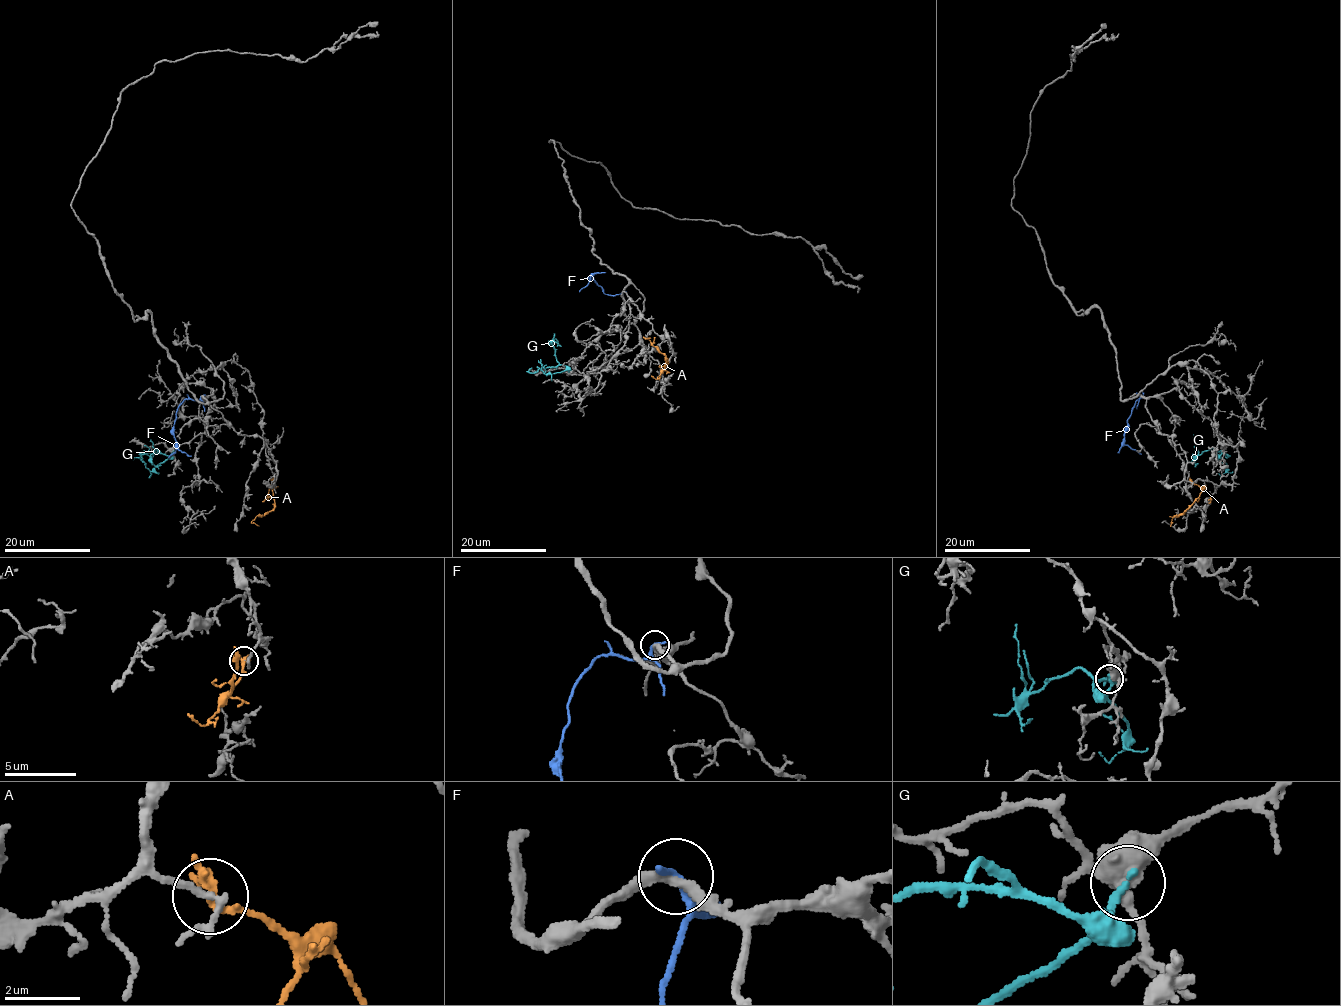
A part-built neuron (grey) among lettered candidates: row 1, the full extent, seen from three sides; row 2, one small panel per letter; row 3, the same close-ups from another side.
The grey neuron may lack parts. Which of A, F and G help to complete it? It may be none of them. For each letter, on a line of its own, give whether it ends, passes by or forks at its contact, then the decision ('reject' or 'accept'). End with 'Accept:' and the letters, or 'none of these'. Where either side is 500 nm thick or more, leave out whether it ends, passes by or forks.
A: it ends; accept
F: it ends; reject
G: it ends; reject
Accept: A

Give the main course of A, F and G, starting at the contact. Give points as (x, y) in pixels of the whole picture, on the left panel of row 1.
A: (273, 481), (273, 508), (252, 521), (258, 526)
F: (202, 396), (195, 400), (185, 399), (179, 405), (174, 423), (176, 450), (169, 457)
G: (172, 451), (166, 456), (157, 450), (151, 456), (154, 451), (149, 437)

